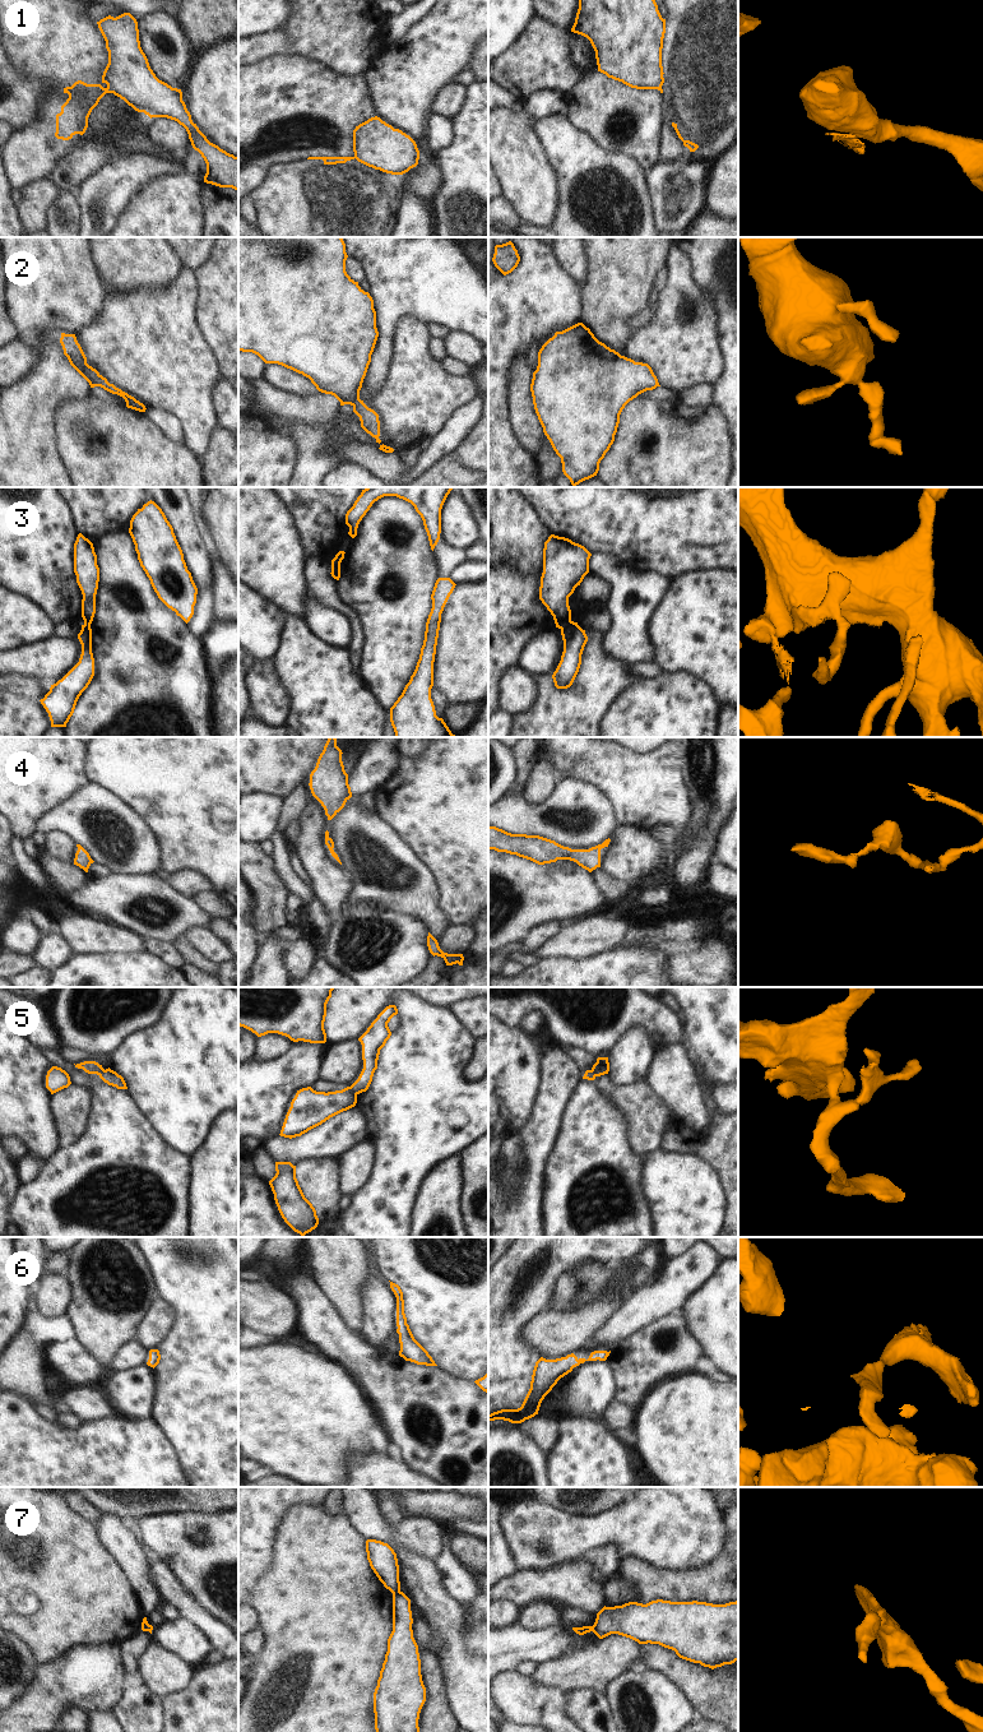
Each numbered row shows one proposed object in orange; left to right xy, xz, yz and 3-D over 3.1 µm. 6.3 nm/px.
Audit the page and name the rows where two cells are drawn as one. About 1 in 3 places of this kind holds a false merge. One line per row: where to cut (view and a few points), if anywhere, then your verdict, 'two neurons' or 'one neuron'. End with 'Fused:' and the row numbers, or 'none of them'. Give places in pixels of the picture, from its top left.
1: cut in xy along (107, 86), (111, 92); two neurons
2: no cut; one neuron
3: cut in yz along (571, 621), (560, 628); two neurons
4: no cut; one neuron
5: cut in xz along (349, 1087), (356, 1094); two neurons
6: no cut; one neuron
7: cut in xz along (399, 1591), (393, 1594); two neurons
Fused: 1, 3, 5, 7

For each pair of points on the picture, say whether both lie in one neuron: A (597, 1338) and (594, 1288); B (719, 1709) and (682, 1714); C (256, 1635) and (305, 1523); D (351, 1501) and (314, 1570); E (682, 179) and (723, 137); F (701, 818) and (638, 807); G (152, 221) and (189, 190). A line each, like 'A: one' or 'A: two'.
A: two
B: two
C: two
D: two
E: two
F: two
G: one

